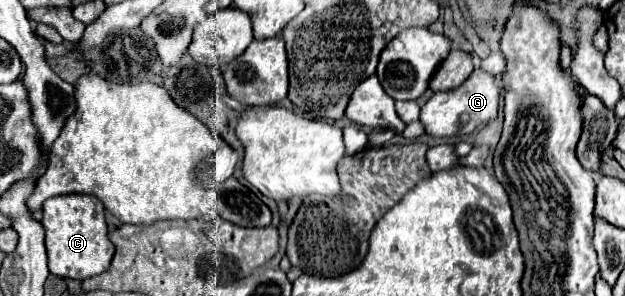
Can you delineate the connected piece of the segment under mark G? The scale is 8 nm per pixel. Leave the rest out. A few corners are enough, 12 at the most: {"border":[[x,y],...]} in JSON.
{"border":[[476,68],[434,94],[420,122],[436,138],[470,134],[498,114],[500,84]]}

